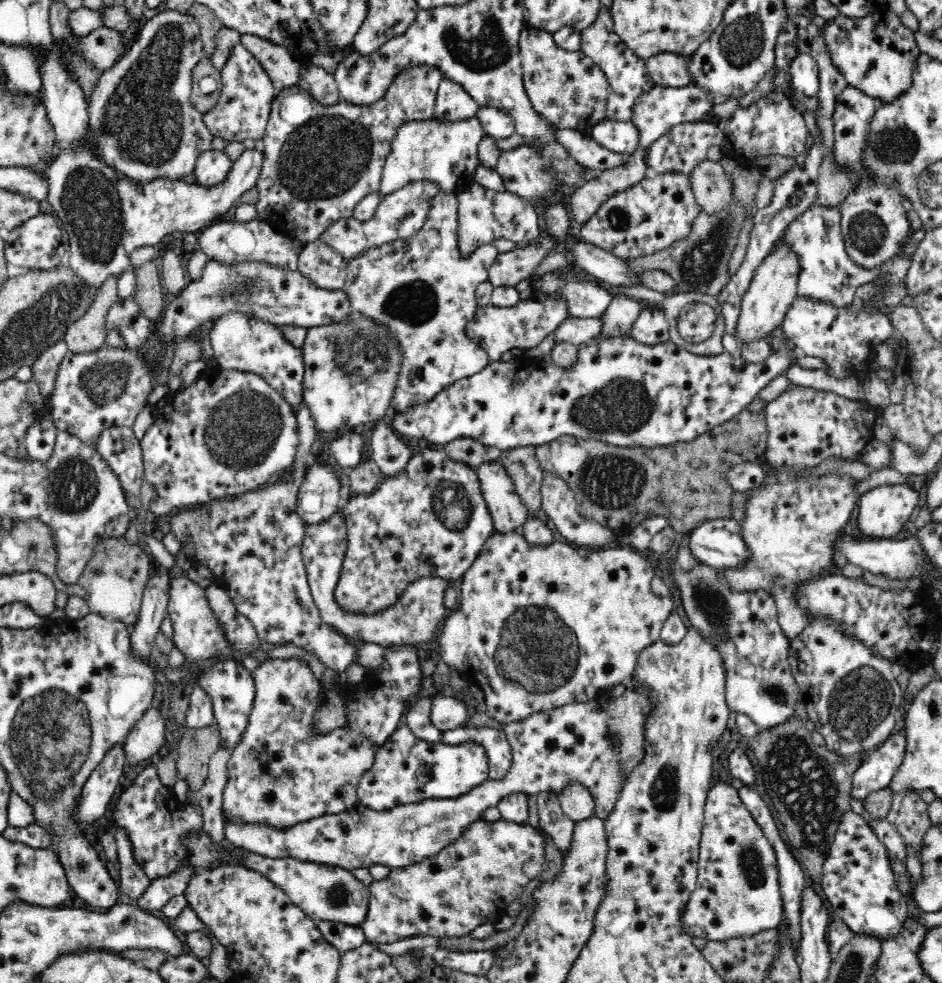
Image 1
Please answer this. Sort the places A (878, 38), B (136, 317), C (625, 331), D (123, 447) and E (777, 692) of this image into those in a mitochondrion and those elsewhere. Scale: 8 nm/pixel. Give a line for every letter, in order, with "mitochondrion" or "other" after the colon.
A: other
B: other
C: other
D: other
E: mitochondrion

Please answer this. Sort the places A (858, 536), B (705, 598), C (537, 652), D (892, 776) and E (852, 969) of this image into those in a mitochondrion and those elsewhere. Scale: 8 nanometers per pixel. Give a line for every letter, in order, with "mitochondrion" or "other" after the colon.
A: other
B: mitochondrion
C: mitochondrion
D: other
E: mitochondrion

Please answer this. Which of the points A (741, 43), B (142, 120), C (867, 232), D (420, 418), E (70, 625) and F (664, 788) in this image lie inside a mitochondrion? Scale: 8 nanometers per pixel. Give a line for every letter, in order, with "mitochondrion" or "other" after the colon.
A: mitochondrion
B: mitochondrion
C: mitochondrion
D: other
E: other
F: mitochondrion

